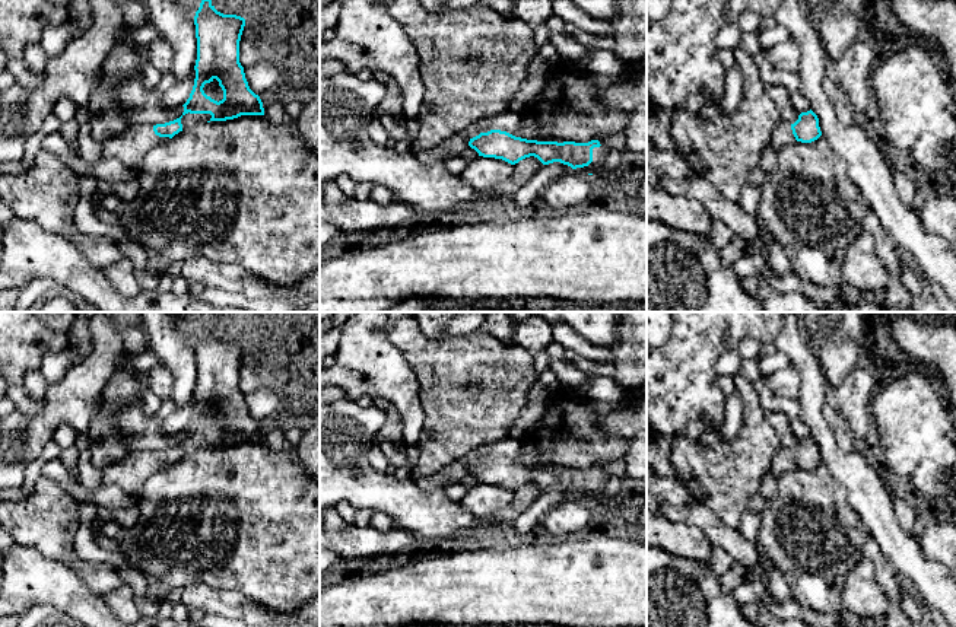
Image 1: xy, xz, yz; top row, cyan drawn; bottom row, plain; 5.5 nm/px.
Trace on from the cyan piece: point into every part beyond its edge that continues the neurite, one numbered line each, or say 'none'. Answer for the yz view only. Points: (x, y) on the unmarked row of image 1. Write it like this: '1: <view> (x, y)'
1: yz (783, 461)

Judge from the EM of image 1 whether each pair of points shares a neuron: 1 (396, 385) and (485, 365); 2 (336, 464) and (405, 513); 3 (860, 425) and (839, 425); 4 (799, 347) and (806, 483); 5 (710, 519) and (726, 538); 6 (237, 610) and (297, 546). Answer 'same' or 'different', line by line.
1: different
2: same
3: different
4: different
5: same
6: different

